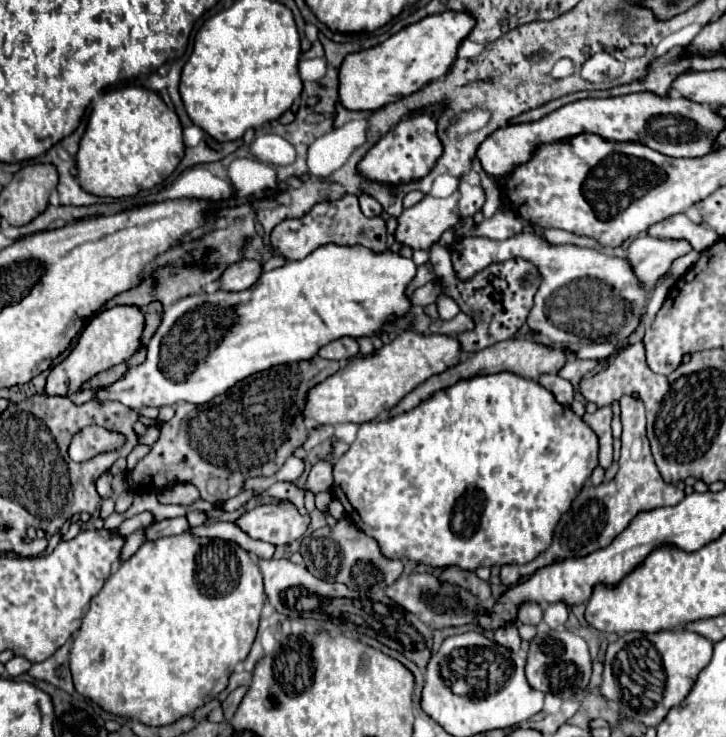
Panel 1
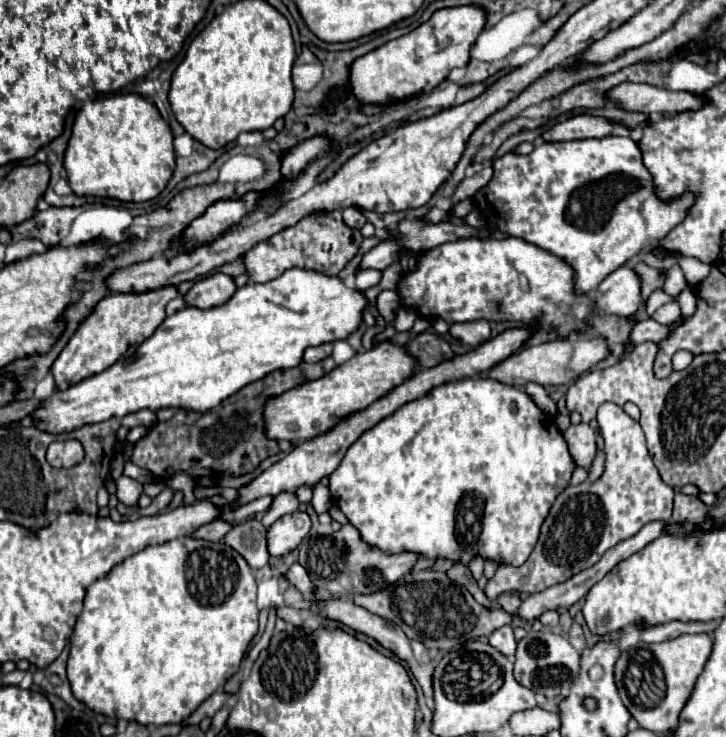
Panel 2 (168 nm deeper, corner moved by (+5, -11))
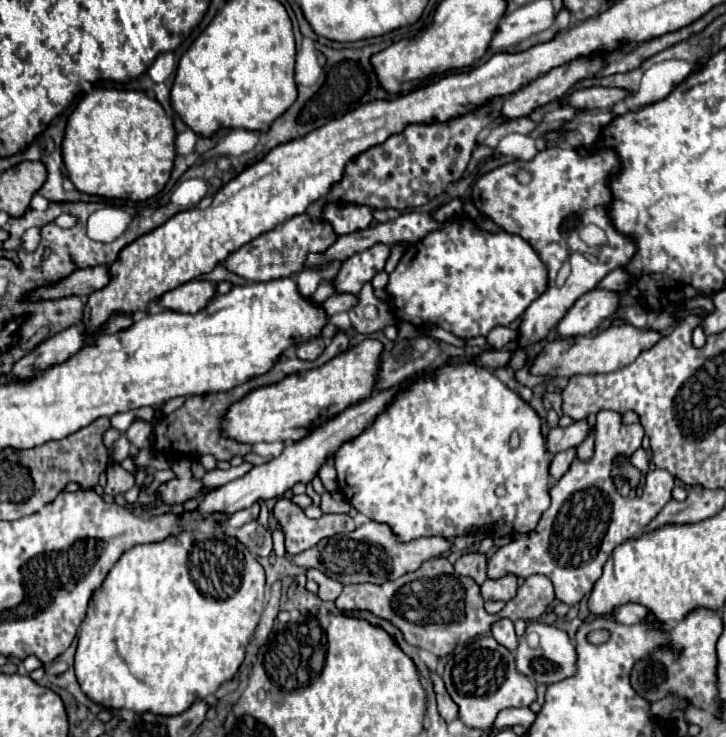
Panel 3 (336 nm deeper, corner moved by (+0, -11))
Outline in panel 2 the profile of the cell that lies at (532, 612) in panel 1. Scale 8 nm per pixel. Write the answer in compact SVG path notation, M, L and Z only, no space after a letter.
M502 593L498 597L498 603L504 611L516 611L518 609L518 603L520 603L520 597L516 597L514 593Z

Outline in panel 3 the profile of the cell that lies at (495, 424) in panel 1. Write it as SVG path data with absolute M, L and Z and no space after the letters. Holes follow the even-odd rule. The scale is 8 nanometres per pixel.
M449 363L443 365L439 369L435 369L433 373L421 373L419 379L405 391L401 391L397 395L397 399L387 407L385 413L381 413L375 423L371 425L371 429L363 431L357 439L353 439L351 443L345 443L337 455L335 455L335 469L337 469L337 483L339 483L339 491L343 493L345 501L355 507L359 513L367 515L371 521L383 523L387 527L391 527L391 533L395 535L397 541L413 541L413 539L421 539L421 537L431 537L431 535L439 535L443 539L455 539L455 537L465 537L471 533L481 533L481 535L489 535L489 533L497 533L499 527L505 527L509 531L509 535L529 535L543 511L549 507L551 503L551 461L553 461L553 453L547 451L547 439L541 431L543 421L537 415L537 411L523 401L513 389L509 389L505 383L501 383L493 371L479 367L475 363ZM498 487L504 487L504 493L495 493Z

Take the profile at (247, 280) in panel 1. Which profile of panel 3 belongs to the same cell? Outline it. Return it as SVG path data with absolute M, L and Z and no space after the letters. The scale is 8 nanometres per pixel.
M195 279L189 281L173 291L169 291L167 295L163 295L159 299L159 303L165 309L171 311L179 311L179 313L197 313L203 307L207 307L207 303L215 297L217 293L217 285L211 281L203 281L203 279Z

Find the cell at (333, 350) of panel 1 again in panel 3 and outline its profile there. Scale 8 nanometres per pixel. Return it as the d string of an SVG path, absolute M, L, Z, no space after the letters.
M317 337L317 339L311 339L311 341L307 341L307 343L297 345L297 347L295 347L295 353L297 353L299 359L311 361L311 359L317 359L317 357L323 353L323 349L325 349L325 343L323 343L321 337Z

